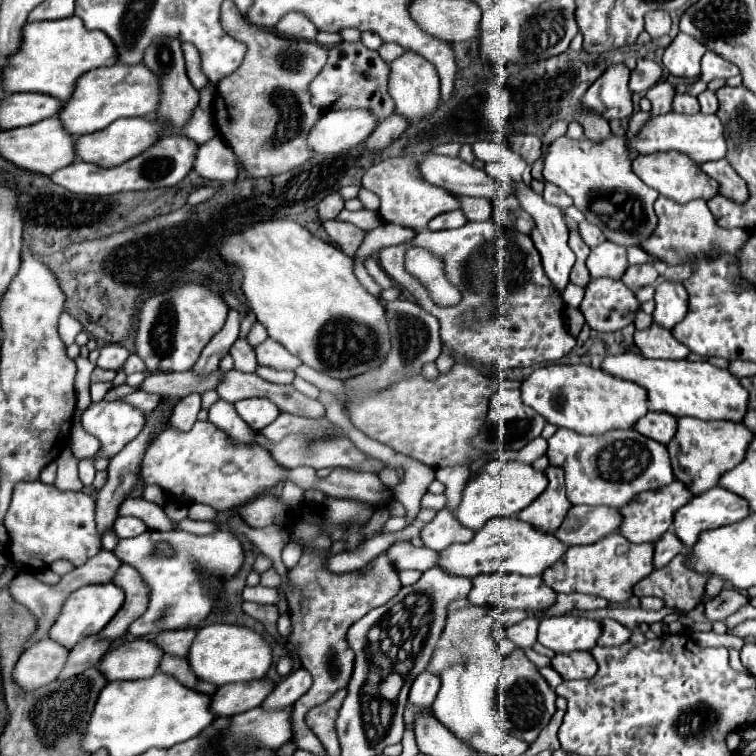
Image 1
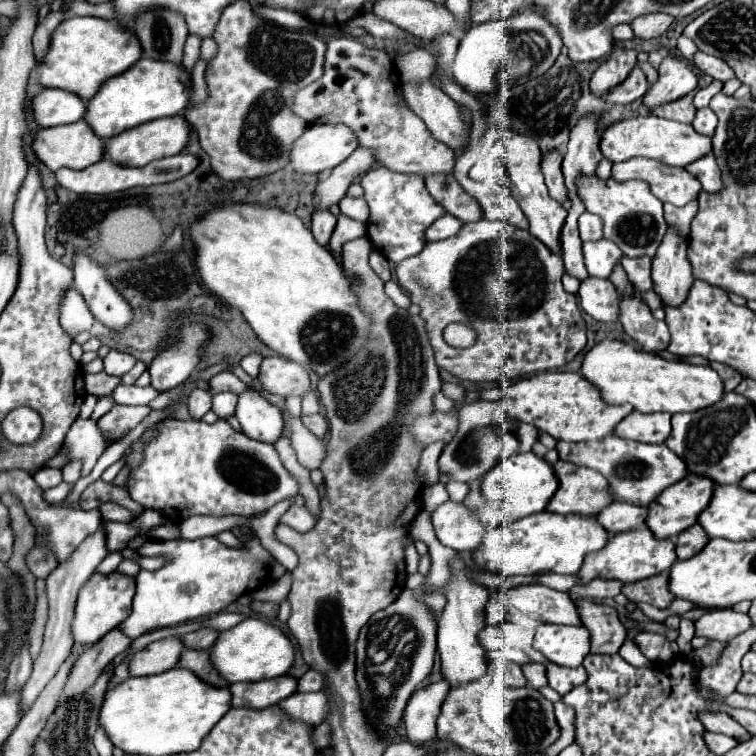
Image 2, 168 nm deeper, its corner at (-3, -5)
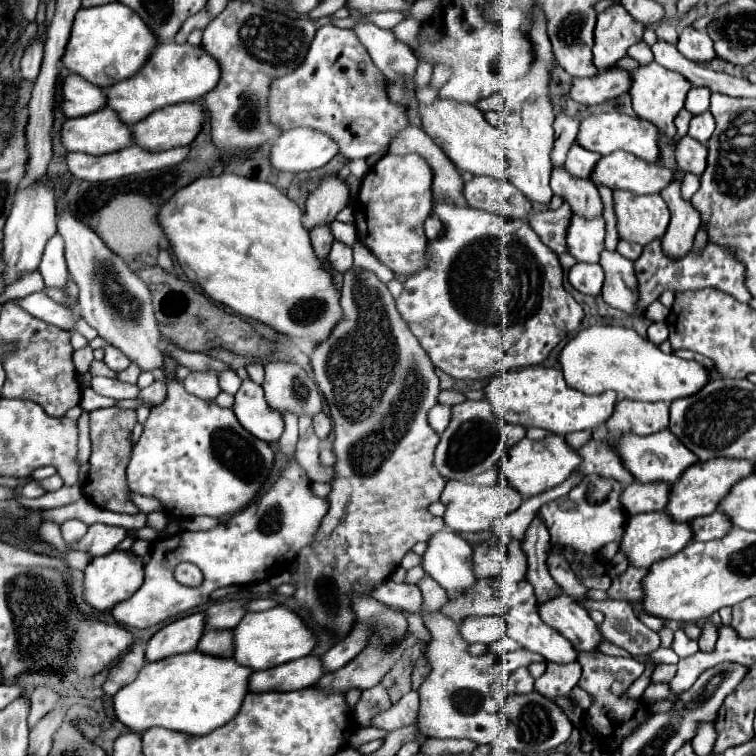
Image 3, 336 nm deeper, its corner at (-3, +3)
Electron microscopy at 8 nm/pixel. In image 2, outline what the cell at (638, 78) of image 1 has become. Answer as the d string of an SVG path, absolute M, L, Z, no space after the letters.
M635 66L631 70L631 74L623 82L619 82L617 86L613 86L603 96L603 100L611 102L611 104L631 104L631 102L639 100L645 94L647 88L649 88L649 84L645 80L645 74Z

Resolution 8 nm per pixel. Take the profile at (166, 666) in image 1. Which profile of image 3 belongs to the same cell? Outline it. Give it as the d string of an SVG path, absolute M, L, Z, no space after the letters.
M205 630L197 650L209 656L231 658L233 656L233 634L231 630Z

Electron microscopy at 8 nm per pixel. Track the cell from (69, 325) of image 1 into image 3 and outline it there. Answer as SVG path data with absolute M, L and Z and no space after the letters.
M55 234L47 246L45 246L45 254L43 260L39 264L39 272L45 280L45 288L57 288L65 294L65 306L67 308L75 308L77 306L77 298L69 296L67 292L67 280L69 280L69 272L65 266L65 256L63 256L63 242L61 236Z

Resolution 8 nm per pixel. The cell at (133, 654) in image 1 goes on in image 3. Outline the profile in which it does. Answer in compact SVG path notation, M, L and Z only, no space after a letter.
M189 614L179 618L151 636L145 648L145 660L155 662L167 656L185 654L197 648L197 642L203 634L203 614Z

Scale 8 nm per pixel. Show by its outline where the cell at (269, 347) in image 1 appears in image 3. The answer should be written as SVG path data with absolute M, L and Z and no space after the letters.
M295 362L265 364L265 400L279 412L317 414L321 412L321 396L311 376Z

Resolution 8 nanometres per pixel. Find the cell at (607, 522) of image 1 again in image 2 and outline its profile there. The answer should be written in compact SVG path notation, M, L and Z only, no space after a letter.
M613 502L597 514L599 524L609 534L641 528L641 526L645 526L645 518L647 518L645 506L635 506L635 504L627 504L627 502Z

